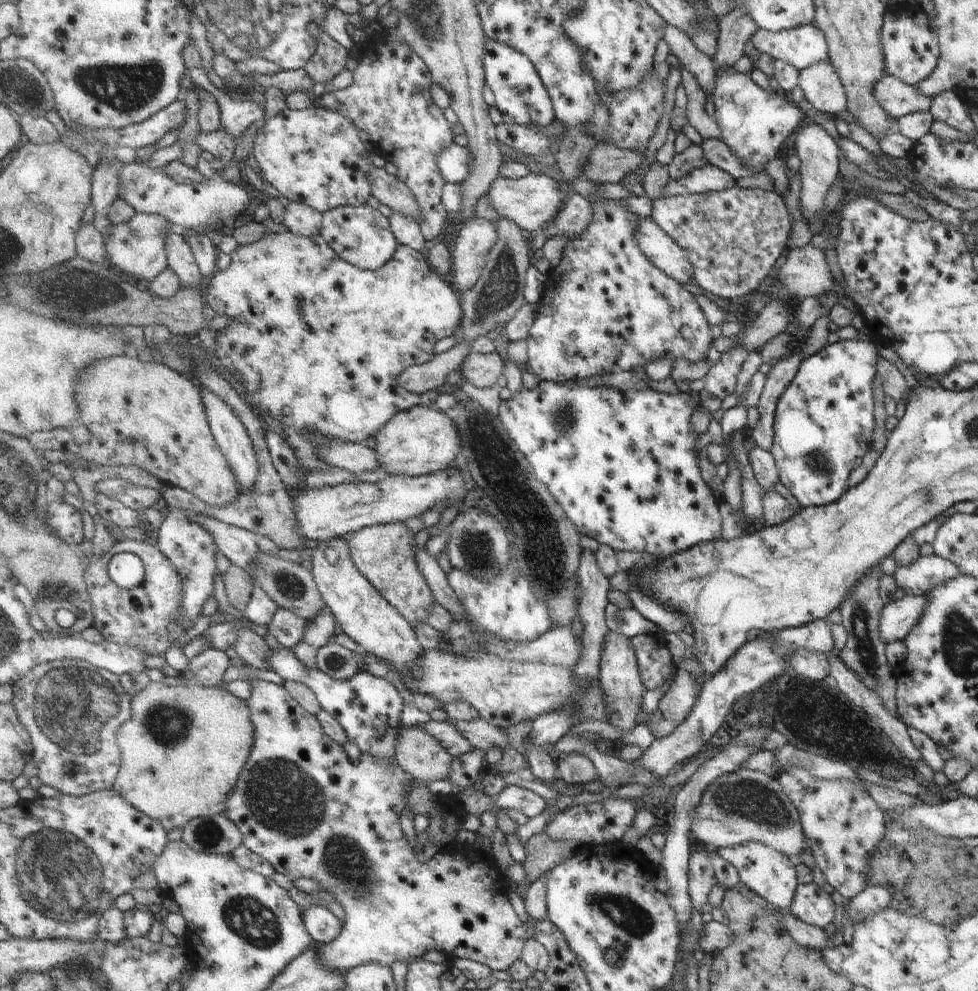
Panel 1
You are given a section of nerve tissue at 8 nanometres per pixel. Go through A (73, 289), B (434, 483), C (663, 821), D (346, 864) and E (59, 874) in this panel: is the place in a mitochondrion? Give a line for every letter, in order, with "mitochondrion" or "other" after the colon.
A: mitochondrion
B: other
C: other
D: mitochondrion
E: mitochondrion

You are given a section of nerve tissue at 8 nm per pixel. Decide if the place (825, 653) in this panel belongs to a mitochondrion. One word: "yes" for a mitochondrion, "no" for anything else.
no

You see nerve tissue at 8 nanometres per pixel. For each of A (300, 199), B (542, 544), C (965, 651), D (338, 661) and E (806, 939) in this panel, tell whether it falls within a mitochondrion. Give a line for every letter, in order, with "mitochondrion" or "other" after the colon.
A: other
B: mitochondrion
C: mitochondrion
D: mitochondrion
E: other

